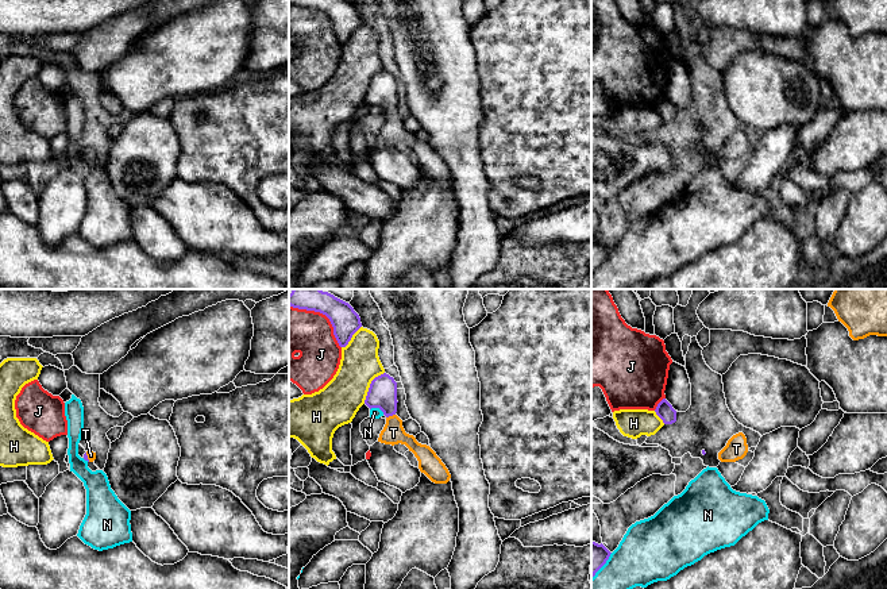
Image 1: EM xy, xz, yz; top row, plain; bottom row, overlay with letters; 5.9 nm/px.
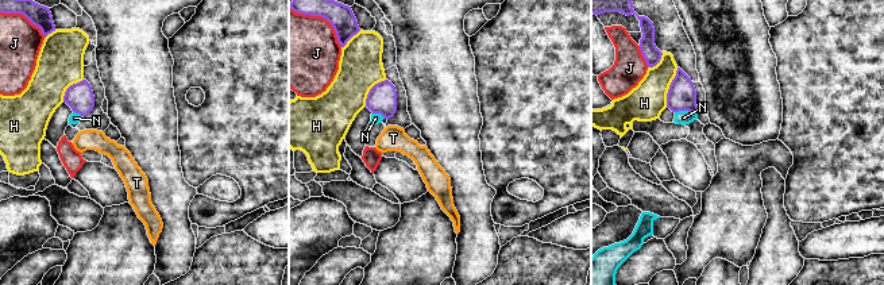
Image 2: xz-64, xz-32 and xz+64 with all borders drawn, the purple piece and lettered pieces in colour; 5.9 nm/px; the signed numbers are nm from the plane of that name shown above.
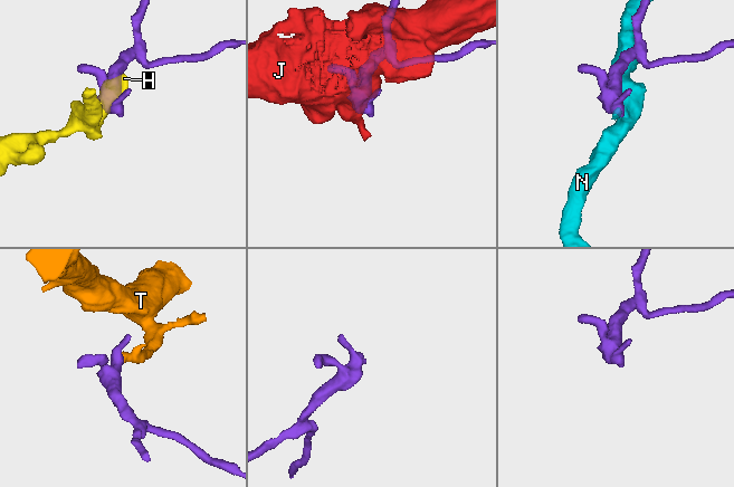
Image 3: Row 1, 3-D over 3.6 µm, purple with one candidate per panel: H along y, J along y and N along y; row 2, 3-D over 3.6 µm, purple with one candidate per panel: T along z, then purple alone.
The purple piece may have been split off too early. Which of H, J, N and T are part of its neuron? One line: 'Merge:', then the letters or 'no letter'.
Merge: T

